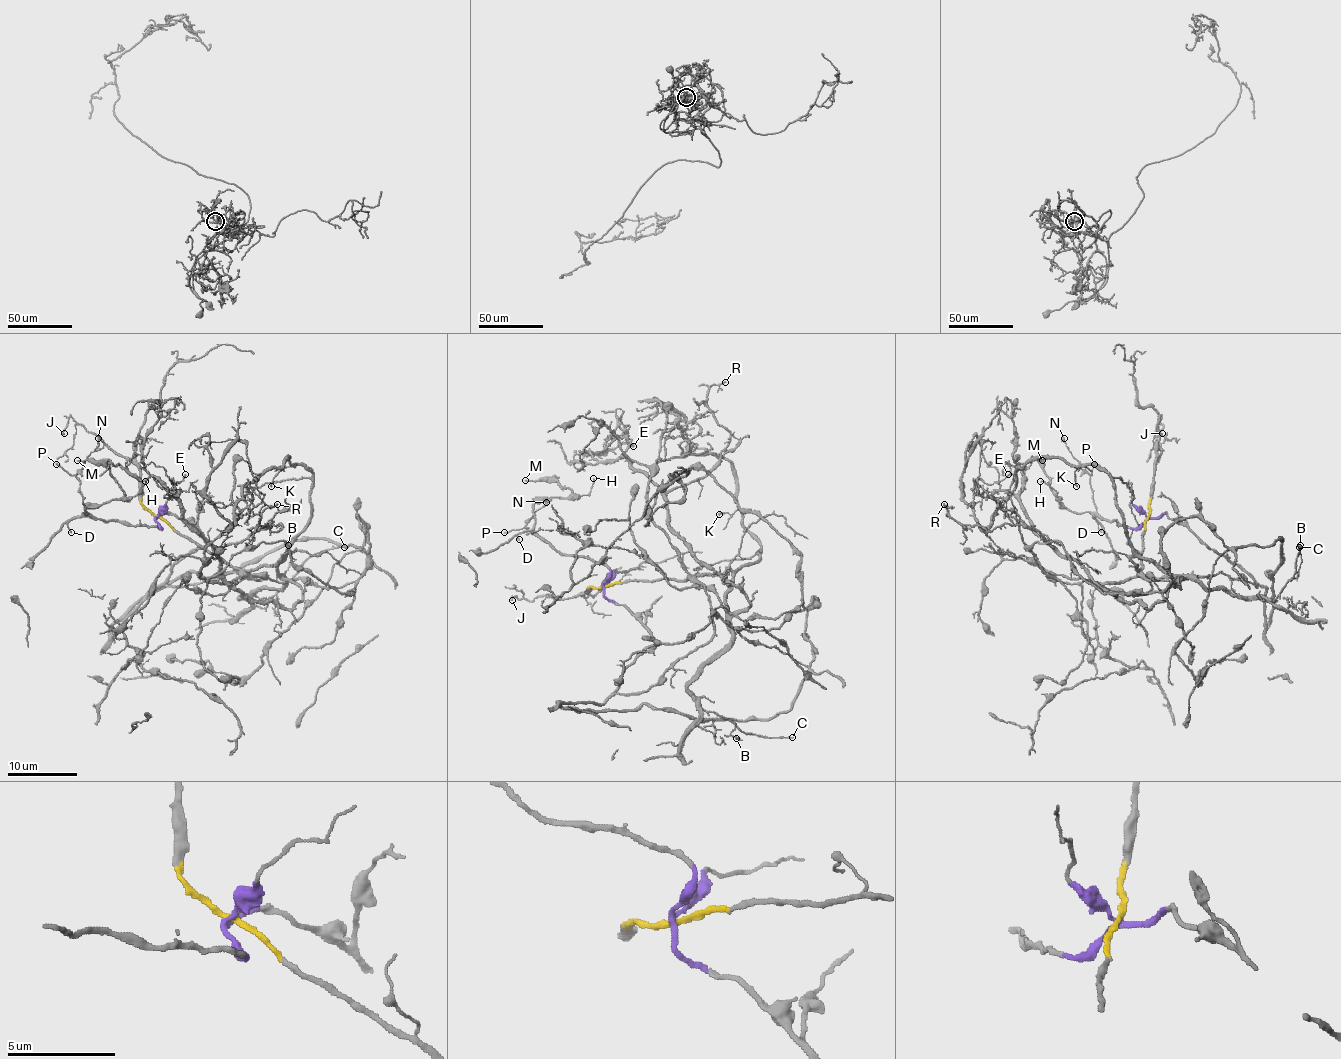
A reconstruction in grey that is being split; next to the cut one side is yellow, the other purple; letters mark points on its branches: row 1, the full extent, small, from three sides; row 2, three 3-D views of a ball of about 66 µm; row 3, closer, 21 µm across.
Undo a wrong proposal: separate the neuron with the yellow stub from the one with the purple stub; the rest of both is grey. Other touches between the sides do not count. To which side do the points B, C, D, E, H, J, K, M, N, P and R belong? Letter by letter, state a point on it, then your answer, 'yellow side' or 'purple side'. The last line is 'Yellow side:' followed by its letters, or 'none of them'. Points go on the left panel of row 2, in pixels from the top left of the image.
B: at (288, 545); yellow side
C: at (344, 547); yellow side
D: at (71, 532); purple side
E: at (185, 474); yellow side
H: at (145, 481); purple side
J: at (64, 433); yellow side
K: at (271, 486); yellow side
M: at (77, 460); purple side
N: at (98, 438); purple side
P: at (56, 464); purple side
R: at (277, 504); yellow side
Yellow side: B, C, E, J, K, R

